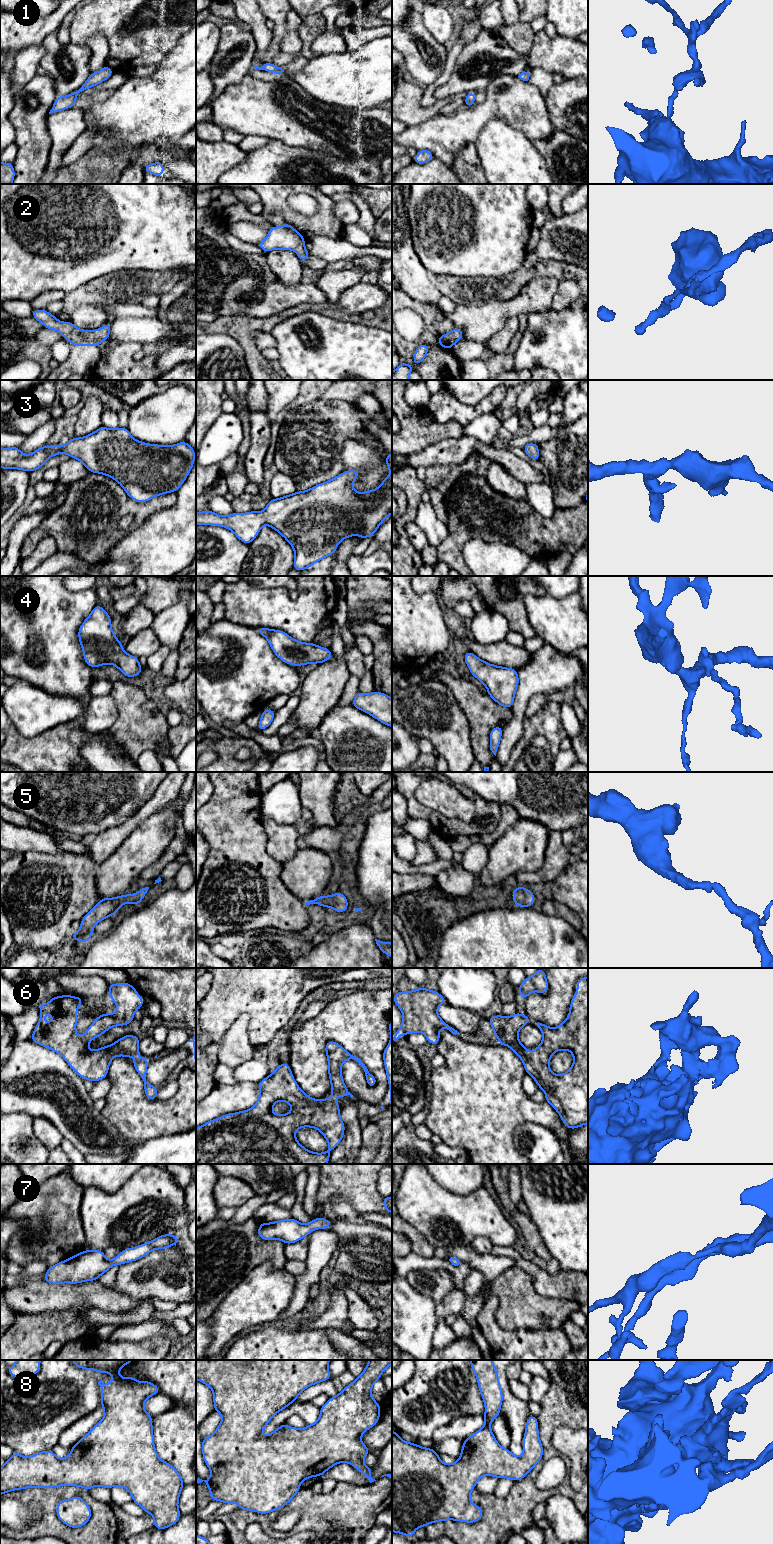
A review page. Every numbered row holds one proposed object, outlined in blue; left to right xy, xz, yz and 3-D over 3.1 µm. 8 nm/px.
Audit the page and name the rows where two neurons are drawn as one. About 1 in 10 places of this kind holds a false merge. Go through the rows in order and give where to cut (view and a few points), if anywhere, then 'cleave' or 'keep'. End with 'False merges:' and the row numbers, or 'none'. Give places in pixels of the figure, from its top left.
1: cut none; keep
2: cut none; keep
3: cut none; keep
4: cut none; keep
5: cut none; keep
6: cut none; keep
7: cut none; keep
8: cut none; keep
False merges: none

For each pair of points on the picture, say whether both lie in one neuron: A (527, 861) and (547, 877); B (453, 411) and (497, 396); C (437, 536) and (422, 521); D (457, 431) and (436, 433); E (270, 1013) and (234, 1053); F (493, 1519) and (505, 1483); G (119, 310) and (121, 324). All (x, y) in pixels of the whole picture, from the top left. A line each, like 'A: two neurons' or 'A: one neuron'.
A: two neurons
B: one neuron
C: one neuron
D: one neuron
E: two neurons
F: two neurons
G: two neurons

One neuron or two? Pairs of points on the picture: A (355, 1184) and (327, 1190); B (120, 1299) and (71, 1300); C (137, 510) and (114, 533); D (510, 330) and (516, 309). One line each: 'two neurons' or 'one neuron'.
A: one neuron
B: one neuron
C: one neuron
D: two neurons

